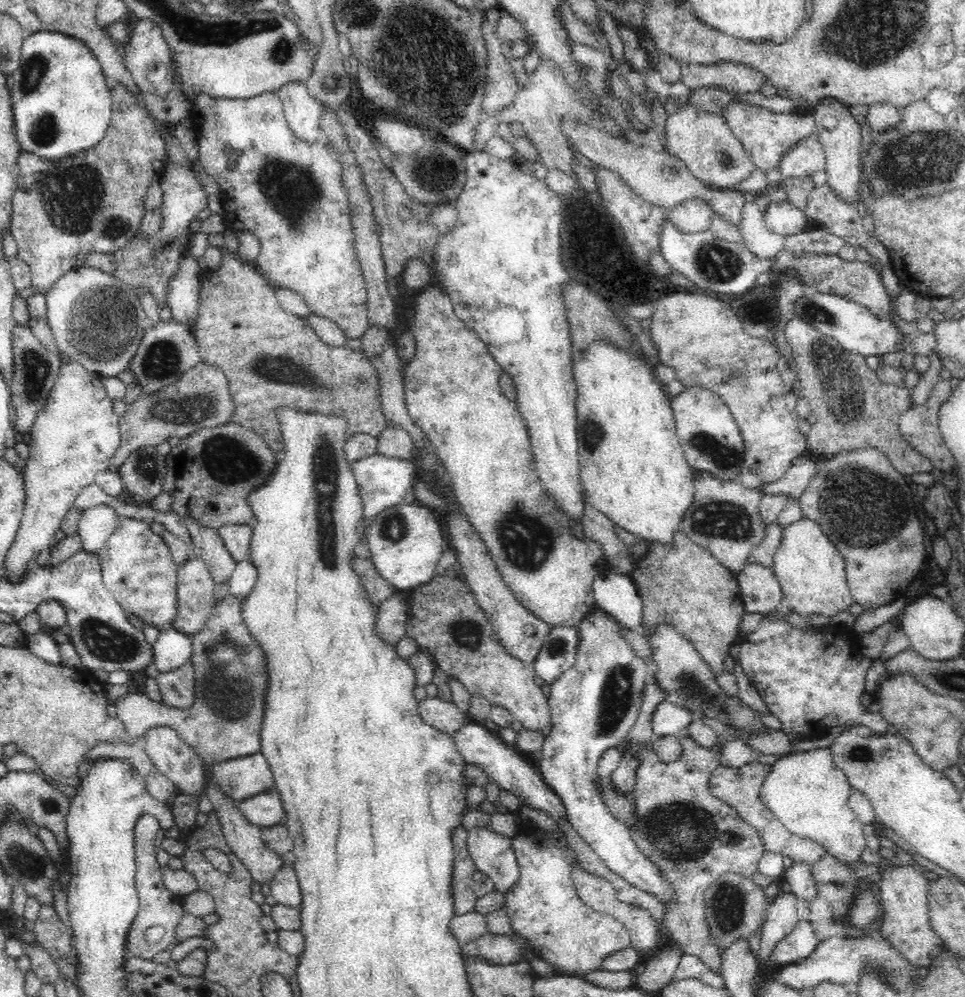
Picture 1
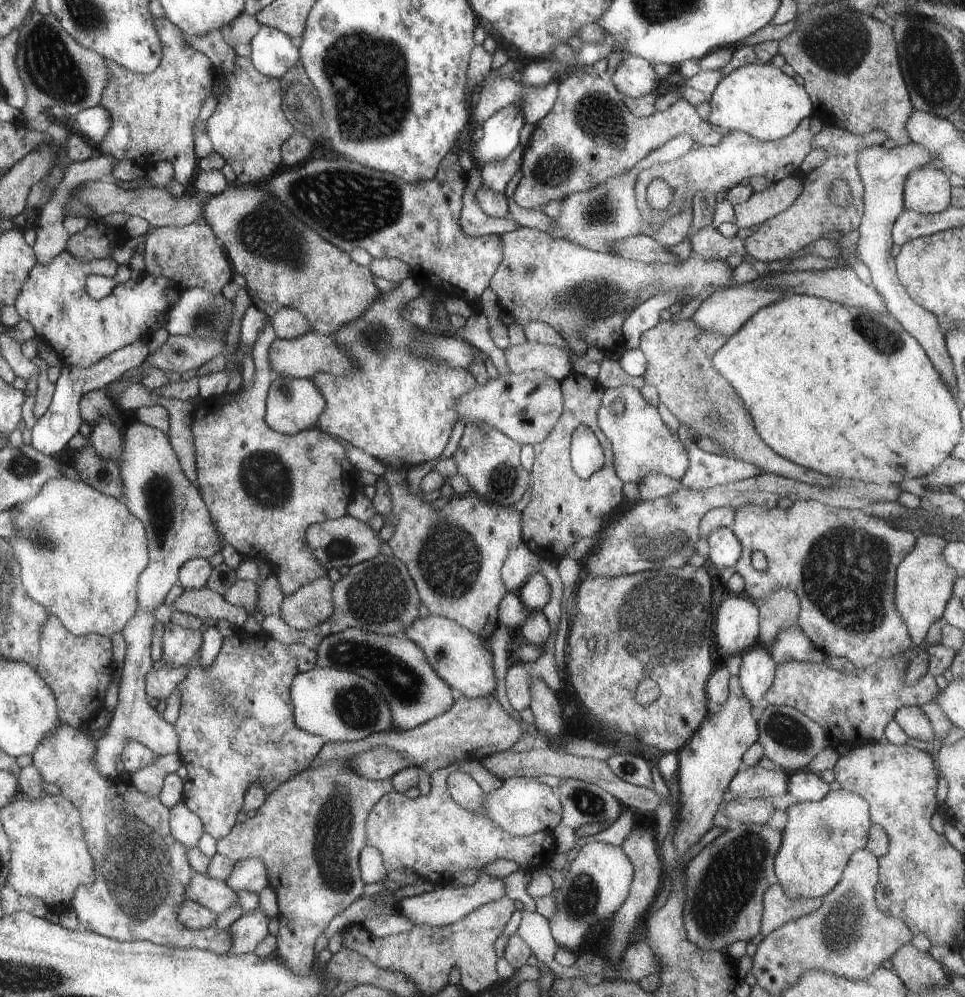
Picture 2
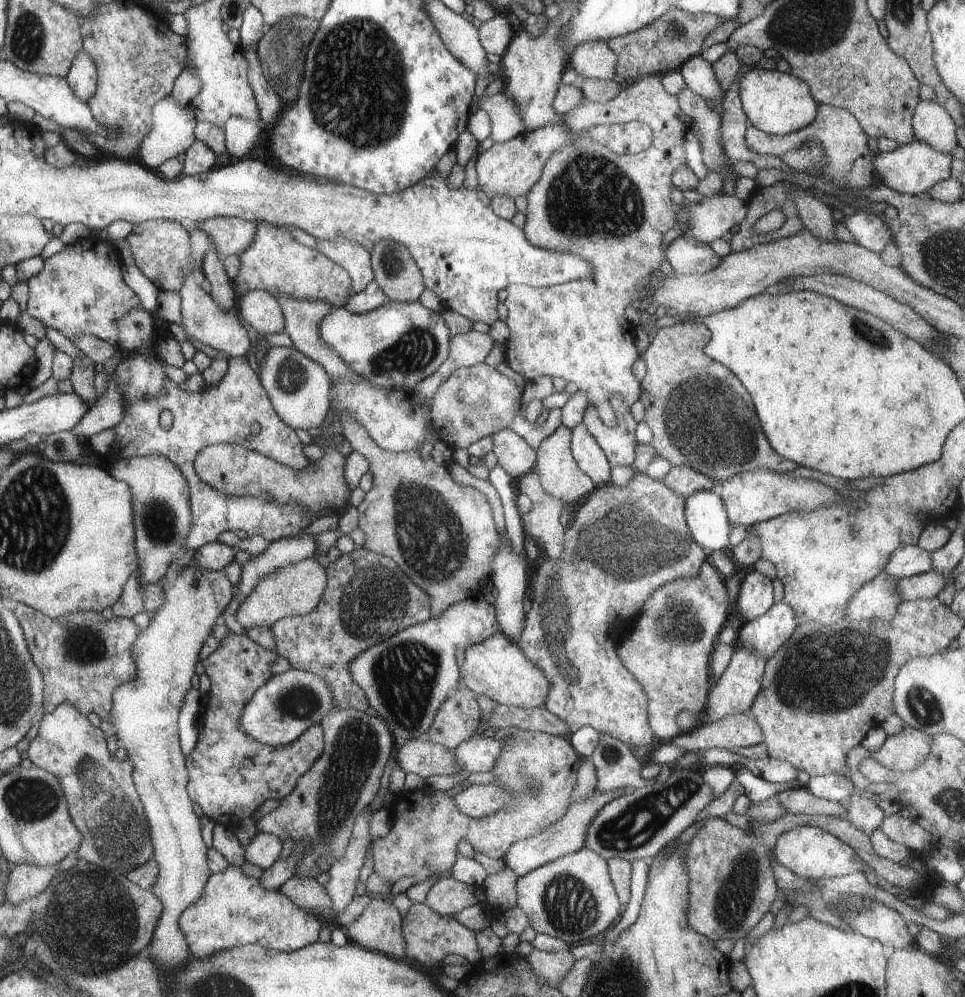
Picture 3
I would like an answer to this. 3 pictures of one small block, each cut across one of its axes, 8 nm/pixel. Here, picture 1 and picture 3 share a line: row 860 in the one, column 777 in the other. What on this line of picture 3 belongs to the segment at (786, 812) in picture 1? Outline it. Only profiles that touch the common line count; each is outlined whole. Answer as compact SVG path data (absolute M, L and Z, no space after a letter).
M795 826L795 828L779 834L777 842L773 846L773 856L779 866L787 868L789 872L793 872L795 876L805 878L805 880L843 878L853 872L863 874L863 872L871 870L857 858L857 854L847 844L839 842L835 836L831 836L819 828L813 828L813 826Z

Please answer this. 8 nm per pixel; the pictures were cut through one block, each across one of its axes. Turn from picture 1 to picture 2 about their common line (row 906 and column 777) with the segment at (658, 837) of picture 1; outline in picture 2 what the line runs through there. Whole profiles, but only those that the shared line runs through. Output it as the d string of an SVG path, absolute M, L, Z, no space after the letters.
M903 656L879 658L865 668L857 668L857 674L843 674L831 670L831 666L821 662L785 662L775 670L775 678L767 692L763 694L767 706L787 706L811 722L821 726L829 738L829 746L835 750L839 744L849 744L851 748L863 748L867 744L877 744L883 738L885 726L895 718L895 712L905 706L921 706L933 702L937 696L935 678L925 672L917 684L907 686L903 682L907 660Z

